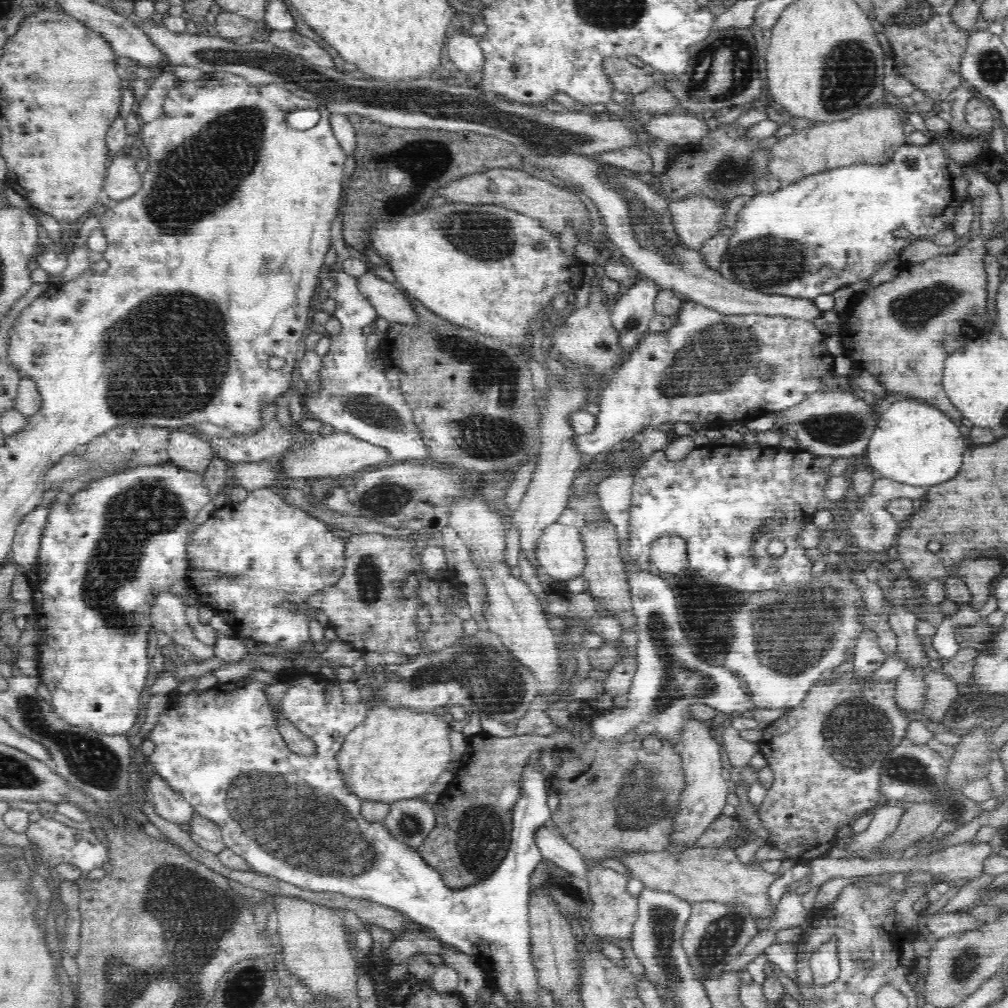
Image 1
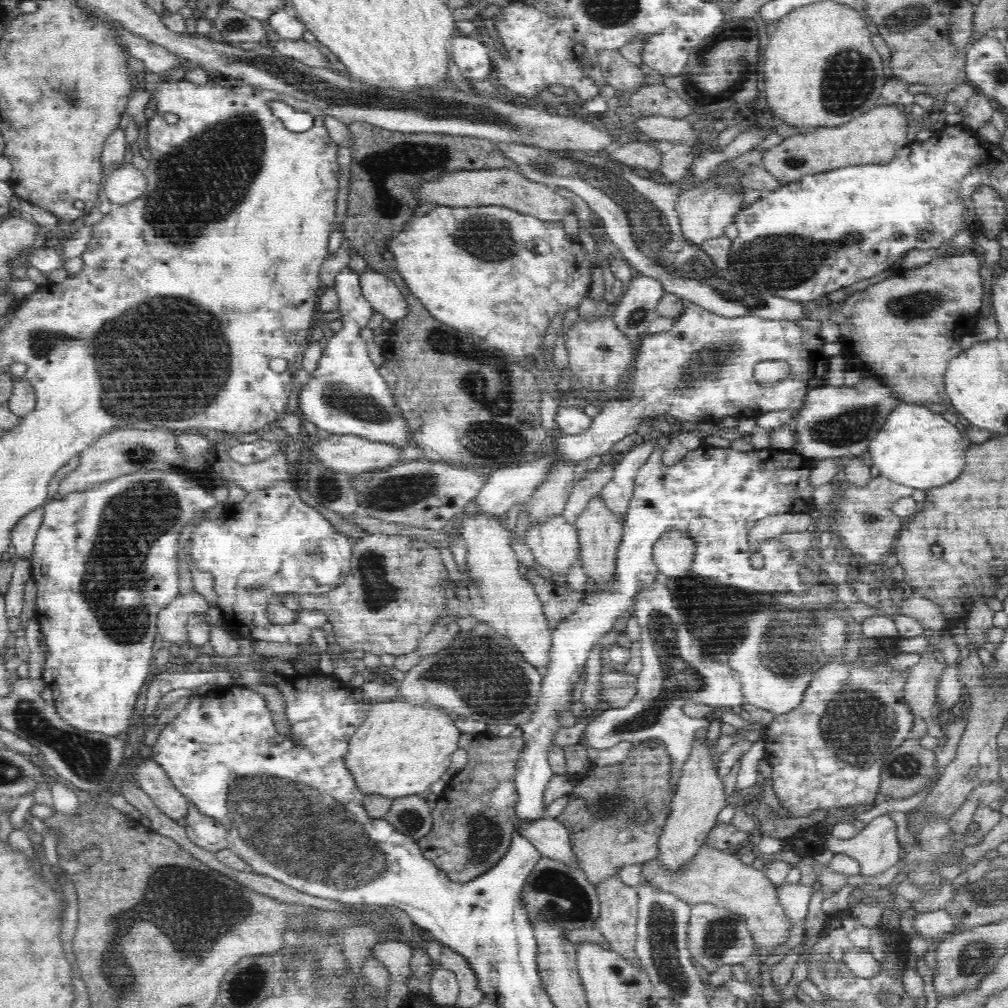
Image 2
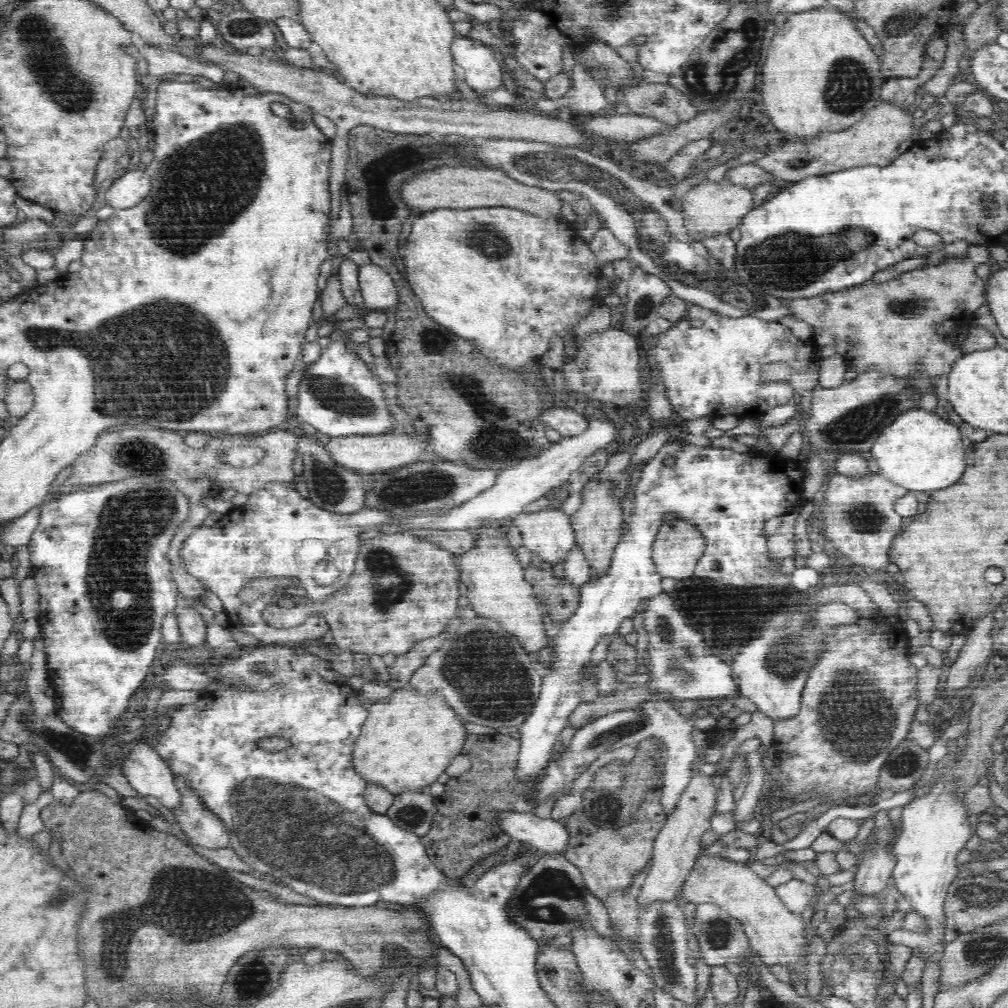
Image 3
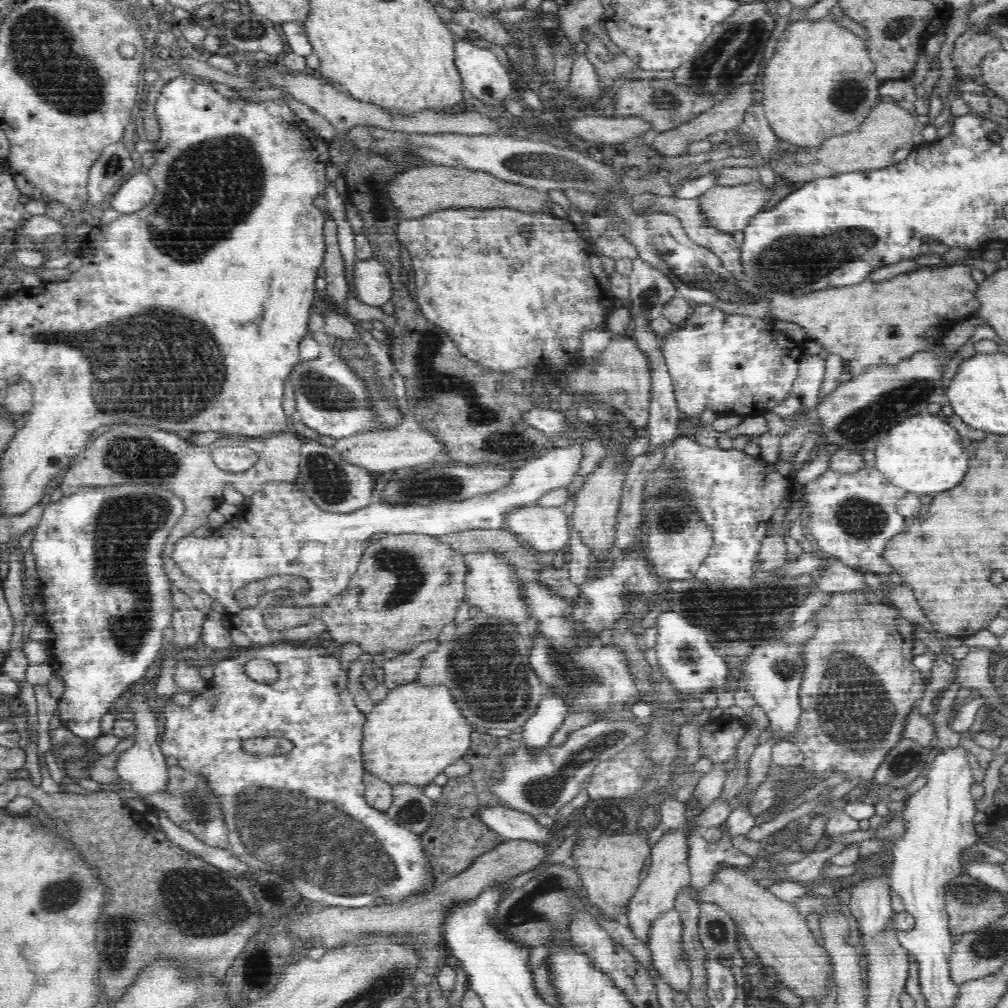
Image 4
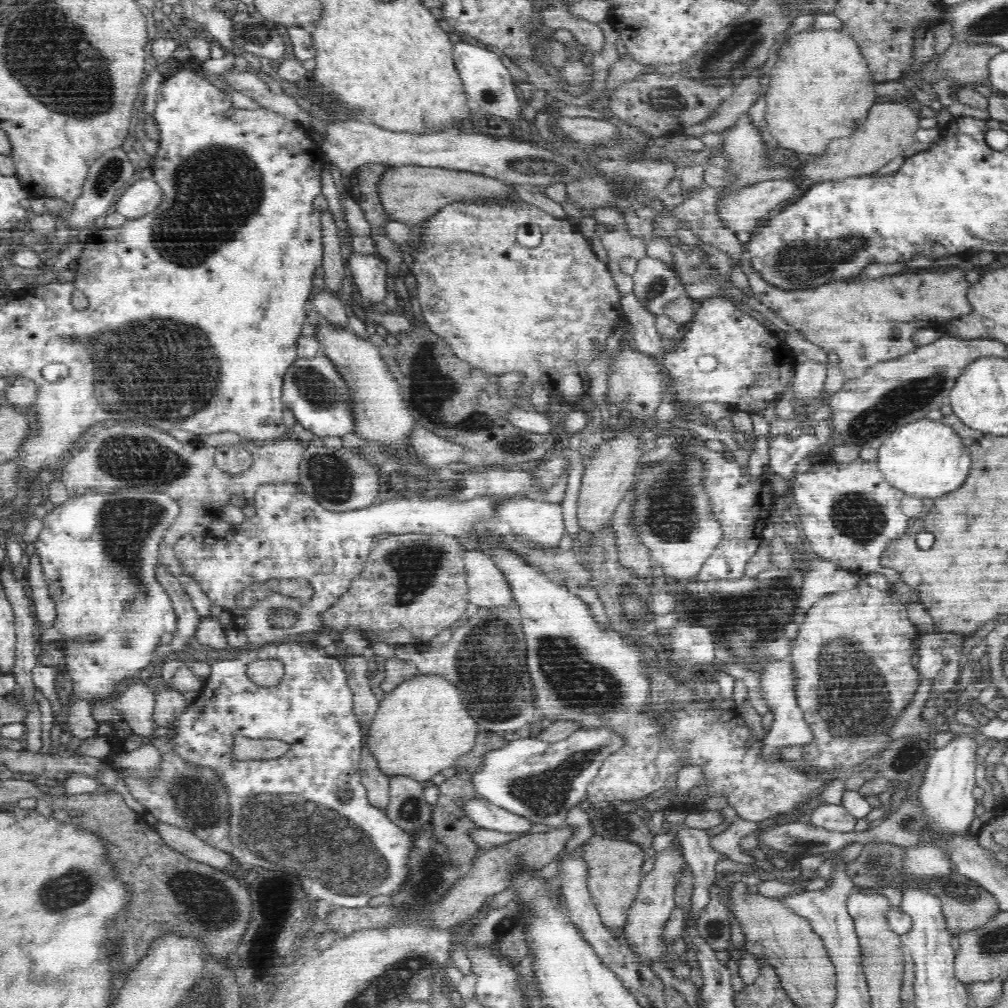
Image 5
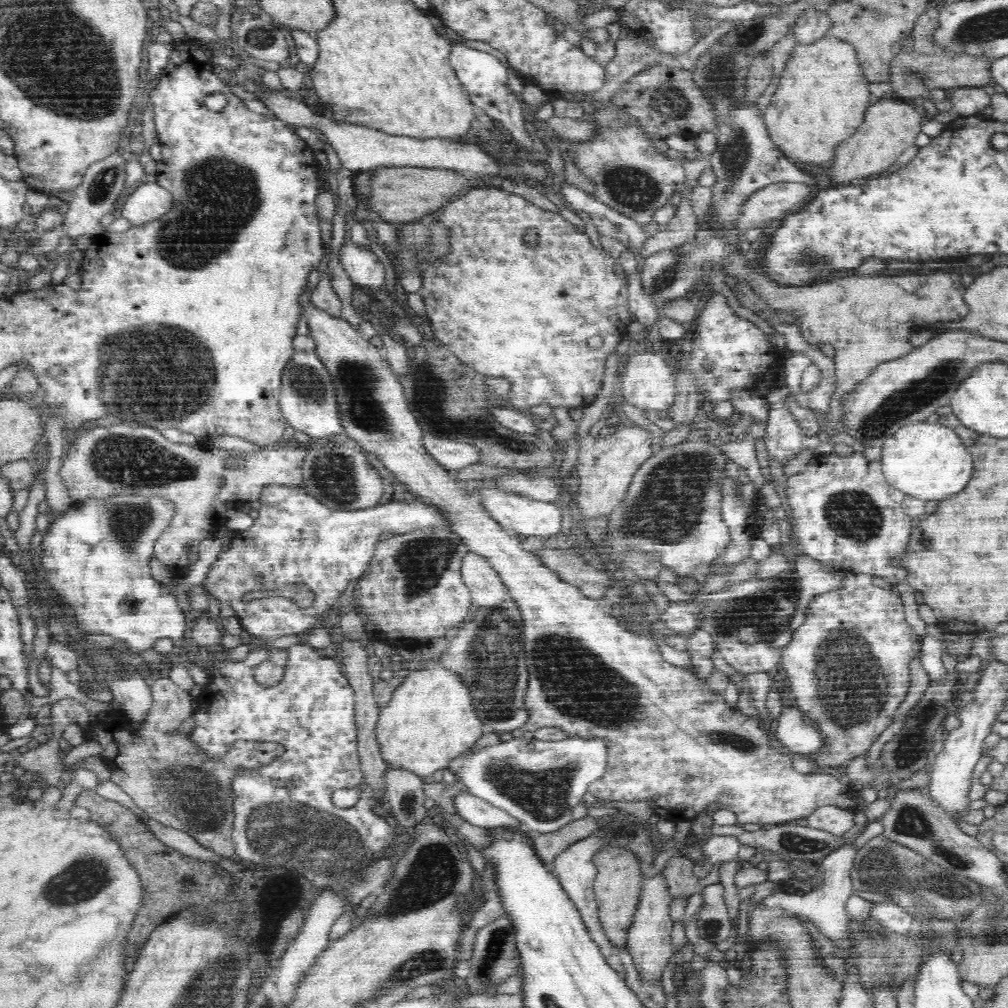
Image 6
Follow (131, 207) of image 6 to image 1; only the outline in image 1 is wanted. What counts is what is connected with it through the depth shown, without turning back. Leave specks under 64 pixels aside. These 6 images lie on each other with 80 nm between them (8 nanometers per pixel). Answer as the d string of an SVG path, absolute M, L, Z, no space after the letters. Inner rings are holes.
M116 154L107 167L103 190L111 202L126 200L142 188L142 175L136 170L136 157Z

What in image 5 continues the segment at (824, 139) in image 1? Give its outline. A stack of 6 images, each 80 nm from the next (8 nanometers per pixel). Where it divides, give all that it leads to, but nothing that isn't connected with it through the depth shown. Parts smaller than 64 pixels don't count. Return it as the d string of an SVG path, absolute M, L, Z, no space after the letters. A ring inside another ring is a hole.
M878 103L868 112L868 120L861 124L856 132L850 137L832 140L828 145L826 156L814 158L812 162L804 164L804 168L800 168L800 176L818 182L876 173L879 168L890 164L894 158L903 154L904 149L914 144L914 136L920 130L918 122L920 122L919 113L906 104Z

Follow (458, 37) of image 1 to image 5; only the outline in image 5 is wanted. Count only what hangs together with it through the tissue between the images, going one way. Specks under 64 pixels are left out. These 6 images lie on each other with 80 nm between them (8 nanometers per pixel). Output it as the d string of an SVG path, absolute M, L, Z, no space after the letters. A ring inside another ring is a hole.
M457 39L454 41L453 58L454 67L463 82L465 94L468 96L468 100L473 107L479 107L488 116L500 116L500 118L511 122L515 126L516 133L518 129L518 116L520 116L520 110L524 107L521 106L520 98L516 95L516 90L518 90L515 86L516 81L512 79L512 76L510 76L506 66L502 64L501 58L499 58L494 51L467 44L466 42Z

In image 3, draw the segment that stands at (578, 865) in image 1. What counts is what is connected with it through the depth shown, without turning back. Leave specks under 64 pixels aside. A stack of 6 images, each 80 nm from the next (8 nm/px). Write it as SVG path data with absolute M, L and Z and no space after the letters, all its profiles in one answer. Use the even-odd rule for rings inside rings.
M519 807L514 812L498 814L502 829L516 842L531 844L544 854L564 852L569 843L566 826L553 819L542 819L530 809Z

